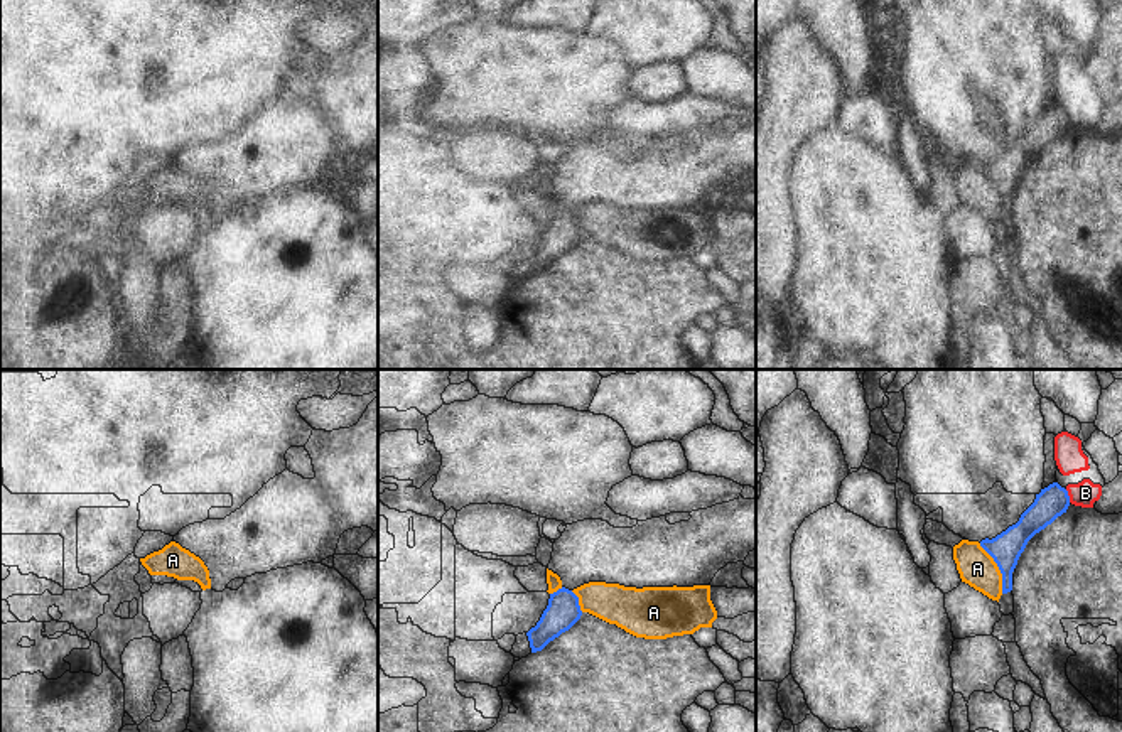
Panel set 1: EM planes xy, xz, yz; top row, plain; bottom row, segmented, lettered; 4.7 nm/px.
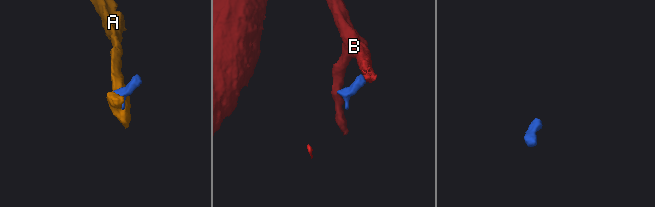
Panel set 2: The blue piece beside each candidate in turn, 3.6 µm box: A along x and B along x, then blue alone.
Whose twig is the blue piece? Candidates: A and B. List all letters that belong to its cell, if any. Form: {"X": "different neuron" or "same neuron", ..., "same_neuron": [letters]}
{"A": "different neuron", "B": "different neuron", "same_neuron": []}

